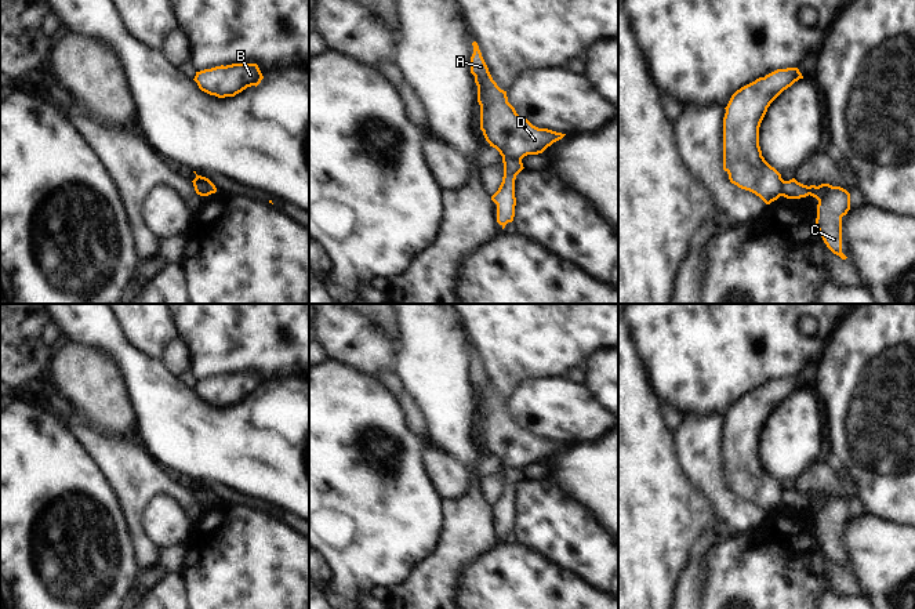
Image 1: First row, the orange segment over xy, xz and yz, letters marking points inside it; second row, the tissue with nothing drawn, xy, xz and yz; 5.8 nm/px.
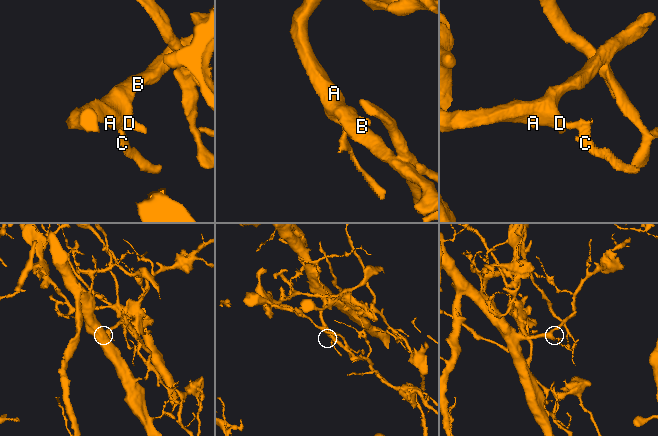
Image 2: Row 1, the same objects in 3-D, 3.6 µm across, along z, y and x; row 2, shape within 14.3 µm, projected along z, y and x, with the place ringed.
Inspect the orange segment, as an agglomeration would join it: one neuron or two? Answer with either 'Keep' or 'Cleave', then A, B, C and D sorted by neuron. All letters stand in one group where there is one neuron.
Cleave. Groups: A B D / C.

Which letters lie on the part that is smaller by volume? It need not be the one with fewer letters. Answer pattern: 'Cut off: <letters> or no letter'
Cut off: C

